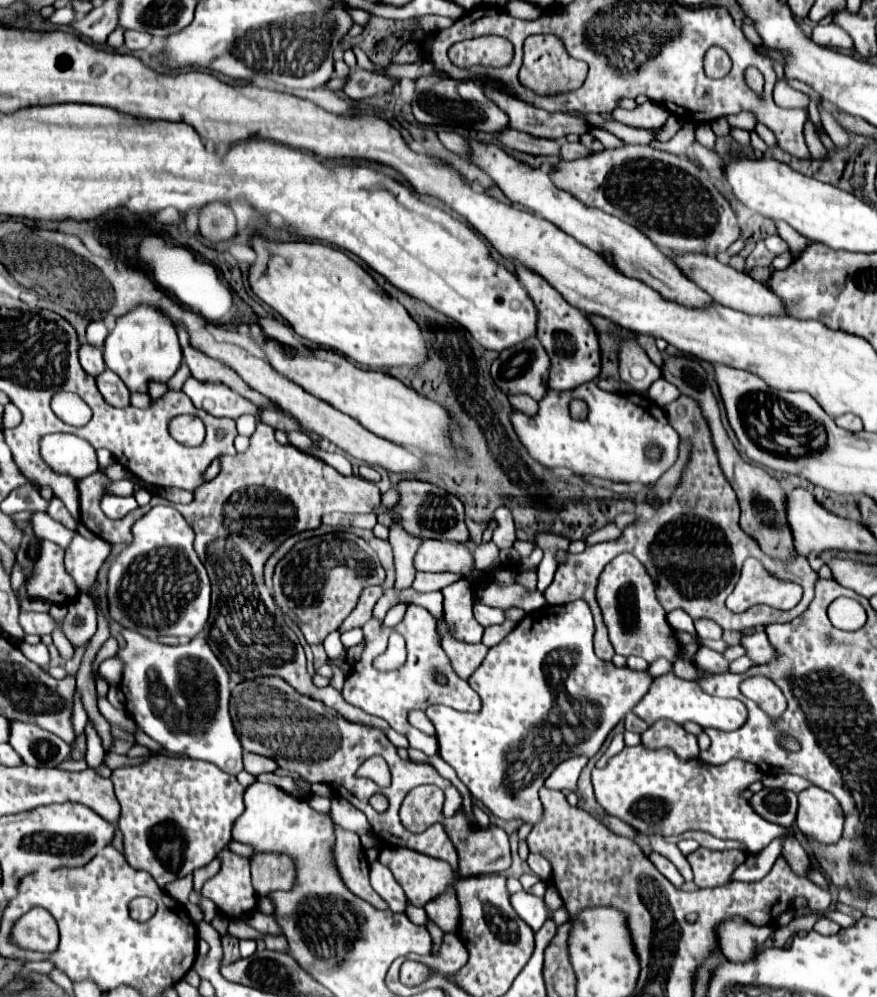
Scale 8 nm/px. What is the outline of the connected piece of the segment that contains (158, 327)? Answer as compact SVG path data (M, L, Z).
M139 305L117 319L115 329L105 339L103 359L107 369L117 373L131 393L147 393L151 381L167 383L175 375L183 363L183 353L173 323L161 311Z

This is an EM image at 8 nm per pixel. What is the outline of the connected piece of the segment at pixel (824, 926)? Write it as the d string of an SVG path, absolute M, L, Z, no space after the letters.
M819 919L817 923L815 923L815 927L813 927L813 931L817 931L817 933L821 933L821 935L833 935L833 933L837 933L841 927L837 925L837 923L833 923L833 921L829 921L829 919Z

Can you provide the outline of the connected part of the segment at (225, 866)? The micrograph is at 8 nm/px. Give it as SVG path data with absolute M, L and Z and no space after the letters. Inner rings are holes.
M227 849L221 851L221 869L215 877L211 877L201 895L211 899L221 913L227 917L239 917L255 909L255 889L251 885L249 859L243 859Z

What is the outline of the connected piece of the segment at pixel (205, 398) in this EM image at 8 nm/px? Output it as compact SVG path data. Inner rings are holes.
M189 377L183 387L183 393L195 403L195 407L201 407L215 417L237 419L249 413L257 419L257 405L253 405L249 399L241 397L223 383L205 383Z

